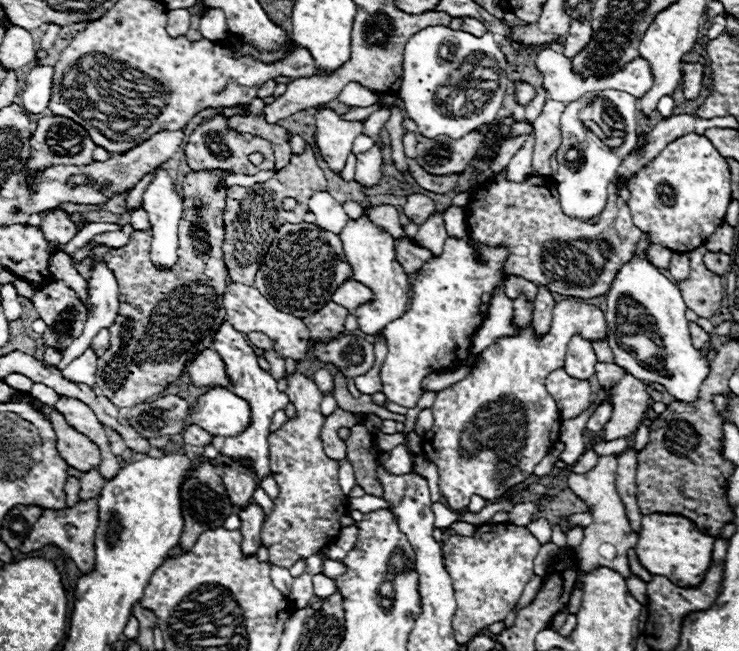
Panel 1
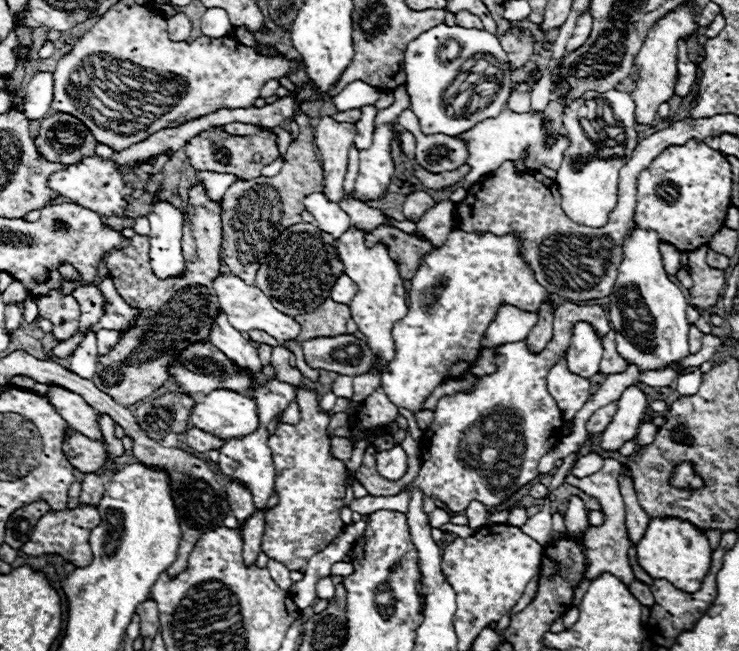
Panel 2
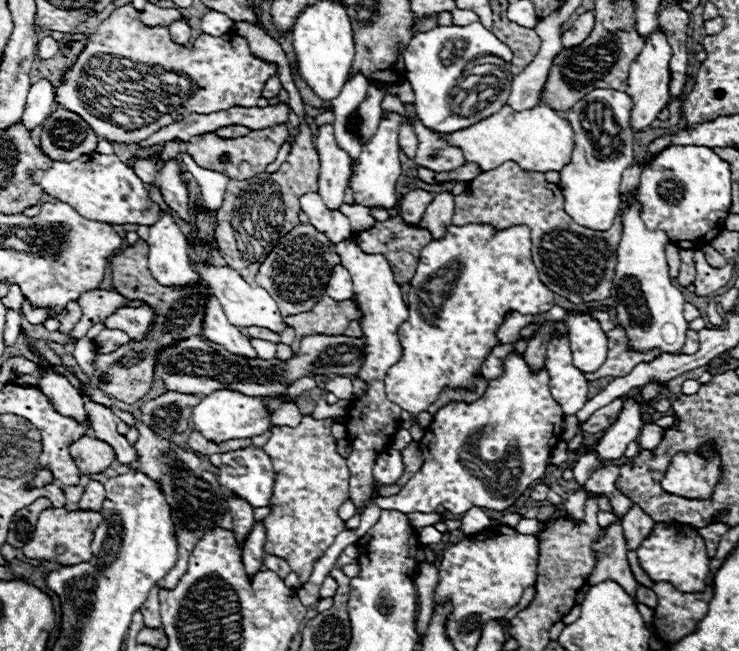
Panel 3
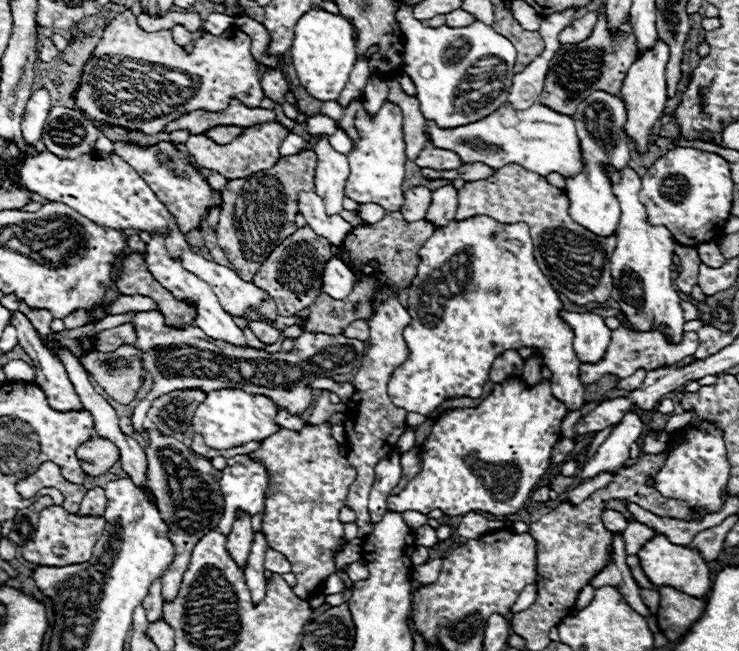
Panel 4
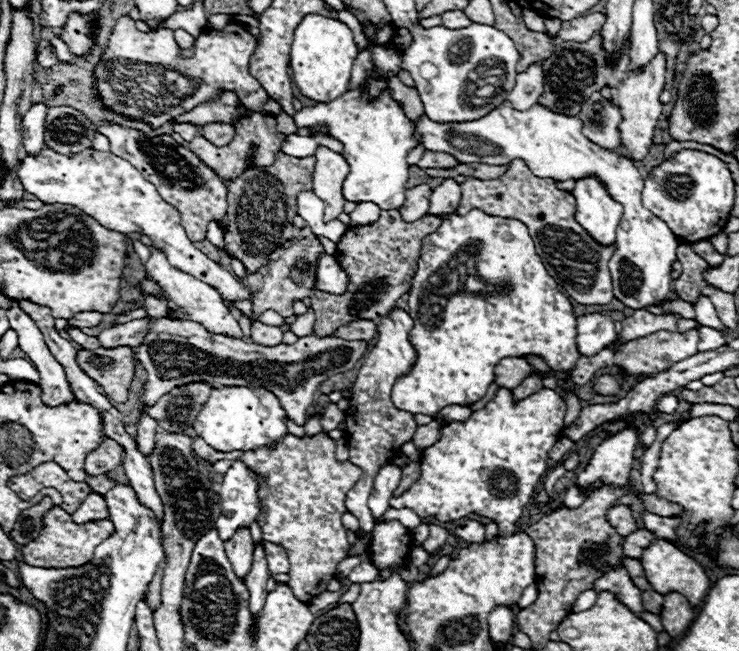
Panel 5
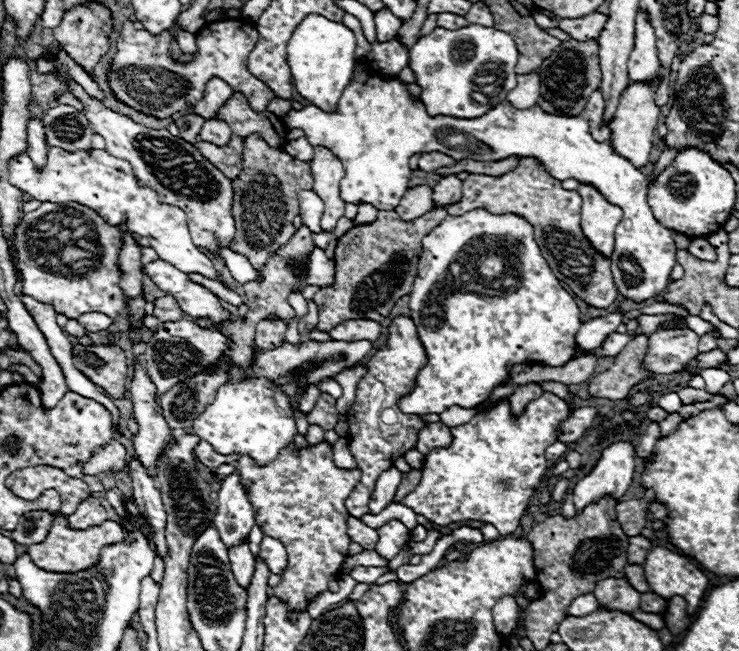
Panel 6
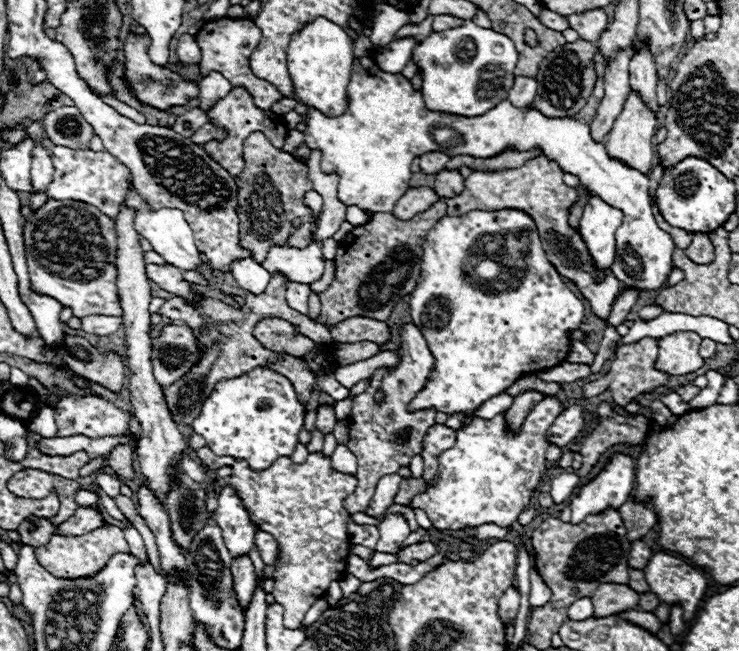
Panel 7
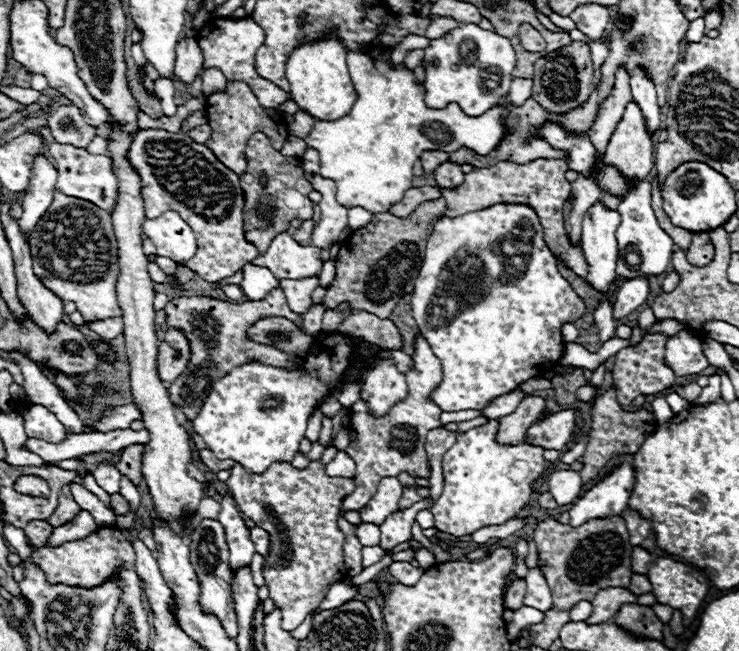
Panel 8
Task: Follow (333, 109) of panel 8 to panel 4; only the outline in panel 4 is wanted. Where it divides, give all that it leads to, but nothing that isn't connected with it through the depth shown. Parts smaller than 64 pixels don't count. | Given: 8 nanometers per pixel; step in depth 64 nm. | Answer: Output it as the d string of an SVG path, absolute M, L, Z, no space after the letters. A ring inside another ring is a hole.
M326 10L306 12L294 30L292 66L300 80L300 86L316 100L338 100L342 88L348 82L348 74L356 62L356 44L352 38L352 26L342 16L334 16Z

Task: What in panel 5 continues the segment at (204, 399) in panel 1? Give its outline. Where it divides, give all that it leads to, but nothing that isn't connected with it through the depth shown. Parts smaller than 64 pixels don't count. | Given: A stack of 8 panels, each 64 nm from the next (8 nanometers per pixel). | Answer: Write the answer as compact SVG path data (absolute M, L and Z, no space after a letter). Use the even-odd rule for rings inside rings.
M220 386L212 392L210 400L198 412L194 432L218 452L234 452L234 450L248 452L264 446L274 446L280 438L284 438L288 434L288 426L284 420L286 410L270 390L260 386L258 388Z

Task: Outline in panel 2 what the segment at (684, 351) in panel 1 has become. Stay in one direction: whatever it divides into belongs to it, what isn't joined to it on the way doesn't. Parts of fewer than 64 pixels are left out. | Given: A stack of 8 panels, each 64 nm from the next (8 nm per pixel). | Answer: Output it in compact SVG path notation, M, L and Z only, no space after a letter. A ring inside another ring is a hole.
M640 226L624 238L624 256L610 296L610 324L612 330L620 332L618 352L642 370L662 368L668 362L680 362L684 356L692 356L688 352L688 302L662 266L662 254L658 250L660 242L658 232L648 232ZM690 372L690 374L678 374L676 376L676 392L680 396L692 396L698 392L700 386L700 372Z

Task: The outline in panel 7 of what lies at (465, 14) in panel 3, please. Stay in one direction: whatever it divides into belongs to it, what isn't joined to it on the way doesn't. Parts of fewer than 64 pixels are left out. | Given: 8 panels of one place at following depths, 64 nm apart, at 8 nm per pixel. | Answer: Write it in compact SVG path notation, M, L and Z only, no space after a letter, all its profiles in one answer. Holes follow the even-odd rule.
M442 14L442 16L436 16L436 18L434 18L432 32L442 32L442 30L448 30L448 28L458 28L460 24L464 24L464 22L460 22L460 20L454 18L454 16Z

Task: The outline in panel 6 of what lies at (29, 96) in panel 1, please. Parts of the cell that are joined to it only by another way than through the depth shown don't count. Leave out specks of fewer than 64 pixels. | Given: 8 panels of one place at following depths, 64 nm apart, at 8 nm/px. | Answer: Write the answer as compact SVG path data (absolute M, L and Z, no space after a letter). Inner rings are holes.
M30 120L28 122L28 148L26 148L28 156L32 158L32 162L36 164L36 168L46 166L46 152L48 152L48 144L44 140L44 126L40 120Z

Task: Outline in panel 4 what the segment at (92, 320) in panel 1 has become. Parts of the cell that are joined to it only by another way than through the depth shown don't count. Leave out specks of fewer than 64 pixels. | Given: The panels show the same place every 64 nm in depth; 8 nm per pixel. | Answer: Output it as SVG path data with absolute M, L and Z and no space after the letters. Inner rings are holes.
M138 312L138 316L134 318L134 324L136 324L136 332L138 332L136 348L142 350L142 364L152 376L152 388L150 388L148 396L134 408L134 412L130 416L134 432L140 432L144 428L146 412L152 406L152 402L156 400L156 396L168 394L172 390L184 390L184 388L204 388L204 392L212 392L212 390L220 390L220 388L242 388L252 394L272 396L272 400L276 400L278 406L286 408L290 414L302 416L304 410L312 402L312 392L308 386L310 380L314 380L318 376L332 378L334 374L352 372L354 368L360 366L360 358L364 356L364 350L366 350L366 342L362 342L362 340L350 340L344 336L316 336L316 334L306 332L296 340L296 344L290 352L268 354L266 350L258 350L252 346L244 348L244 346L234 346L224 340L214 340L214 338L206 336L194 324L188 324L184 328L170 328L170 326L166 326L164 316L158 312Z

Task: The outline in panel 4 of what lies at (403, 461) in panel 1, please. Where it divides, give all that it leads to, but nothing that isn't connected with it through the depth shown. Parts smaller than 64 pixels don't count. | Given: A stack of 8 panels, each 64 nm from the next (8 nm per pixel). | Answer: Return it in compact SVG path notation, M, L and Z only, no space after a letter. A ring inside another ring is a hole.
M392 452L392 456L386 456L376 466L376 480L374 480L374 488L370 492L370 502L368 502L370 520L374 524L380 522L382 516L388 512L386 498L390 496L392 488L400 482L400 478L402 478L400 454L398 452Z

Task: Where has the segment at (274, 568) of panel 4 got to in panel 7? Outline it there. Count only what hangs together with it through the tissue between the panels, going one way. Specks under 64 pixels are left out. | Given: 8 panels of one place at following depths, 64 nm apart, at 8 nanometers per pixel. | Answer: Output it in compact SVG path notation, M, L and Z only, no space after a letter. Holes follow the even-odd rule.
M256 530L254 534L254 544L262 556L262 560L266 562L266 566L272 566L276 556L278 556L278 544L276 540L268 534L268 532L262 532L262 530Z

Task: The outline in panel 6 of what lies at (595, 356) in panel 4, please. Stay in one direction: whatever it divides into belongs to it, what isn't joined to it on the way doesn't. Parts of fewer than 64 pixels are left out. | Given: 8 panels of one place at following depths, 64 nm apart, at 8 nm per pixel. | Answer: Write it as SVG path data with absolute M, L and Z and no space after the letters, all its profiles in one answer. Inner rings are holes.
M614 310L606 318L594 318L580 326L576 332L576 344L582 346L586 352L590 352L592 348L598 348L608 334L616 332L620 324L622 324L622 310Z

